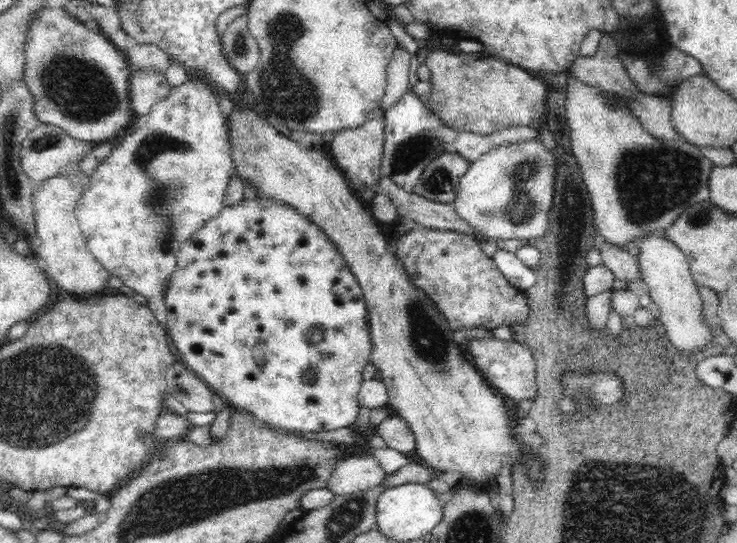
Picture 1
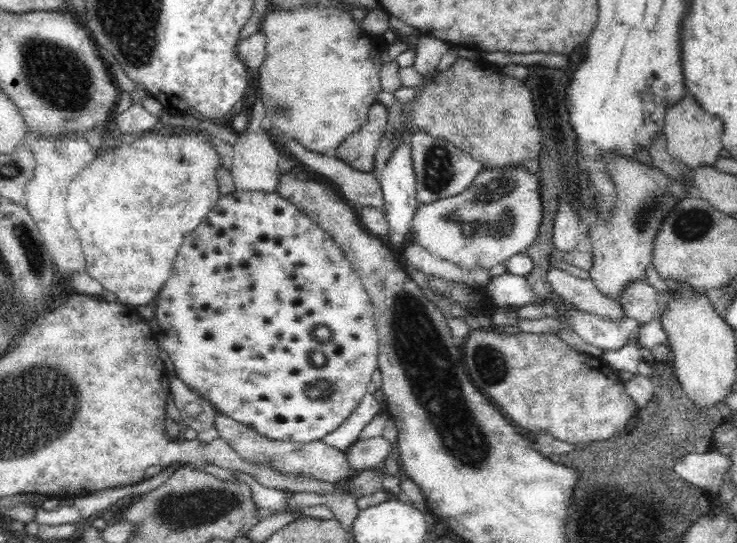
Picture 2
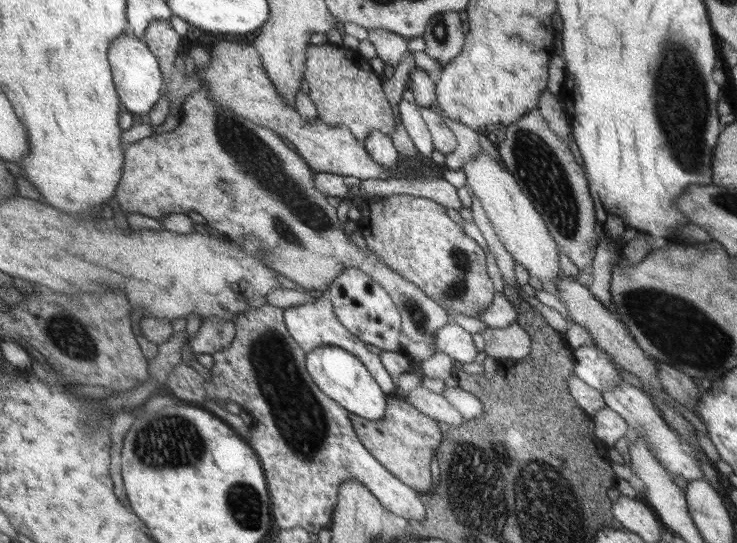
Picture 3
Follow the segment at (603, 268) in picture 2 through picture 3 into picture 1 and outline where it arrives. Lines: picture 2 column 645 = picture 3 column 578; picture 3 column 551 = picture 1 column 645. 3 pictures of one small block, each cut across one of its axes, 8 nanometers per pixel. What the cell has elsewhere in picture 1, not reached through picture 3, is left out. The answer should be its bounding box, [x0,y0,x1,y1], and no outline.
[565,76,713,250]

